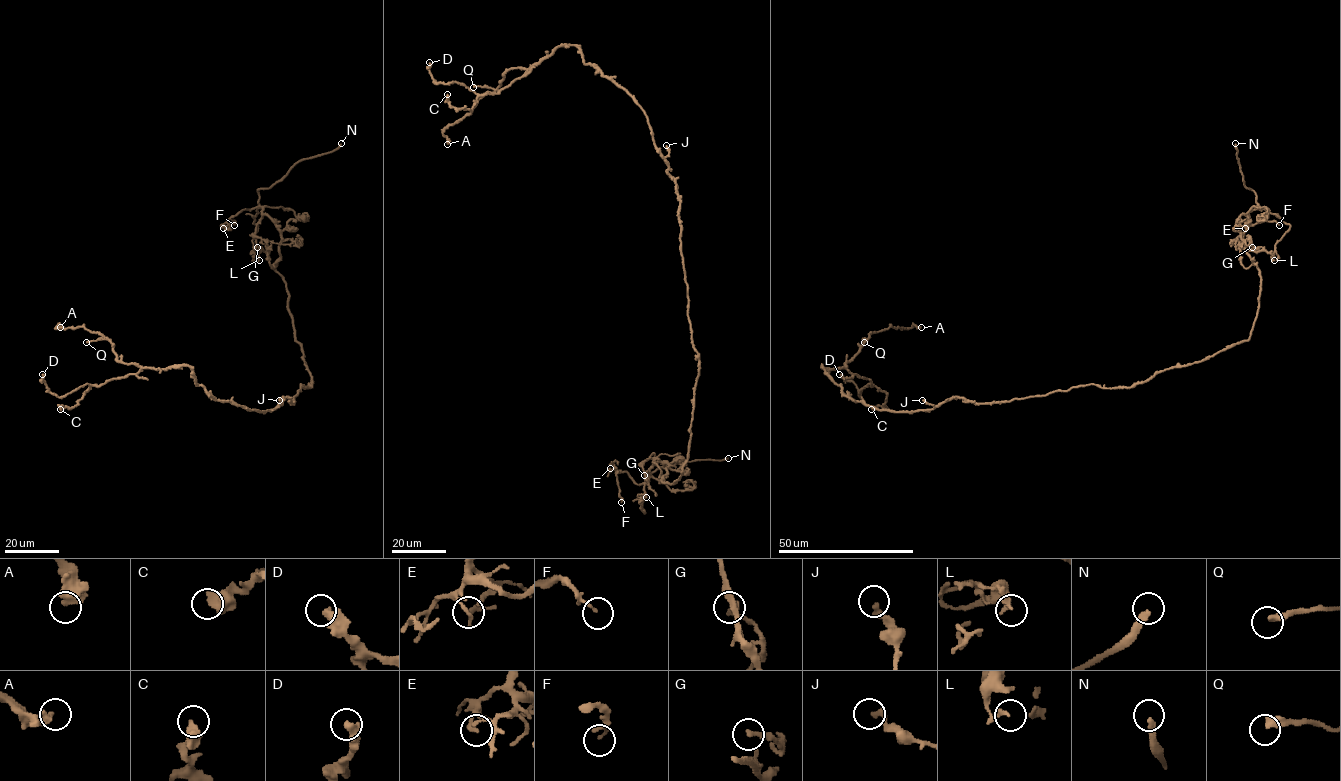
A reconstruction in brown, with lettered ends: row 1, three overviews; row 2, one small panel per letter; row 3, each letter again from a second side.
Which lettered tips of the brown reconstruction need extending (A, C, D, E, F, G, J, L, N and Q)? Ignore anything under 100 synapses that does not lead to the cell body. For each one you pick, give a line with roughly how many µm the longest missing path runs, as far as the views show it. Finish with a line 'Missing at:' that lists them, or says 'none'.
N: 7 µm
Missing at: N

